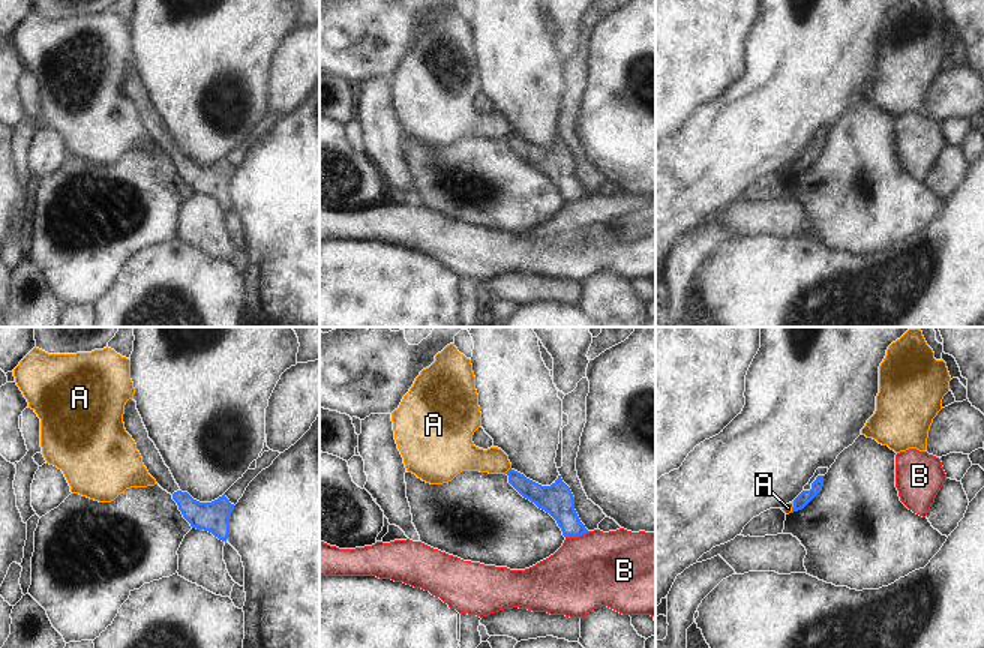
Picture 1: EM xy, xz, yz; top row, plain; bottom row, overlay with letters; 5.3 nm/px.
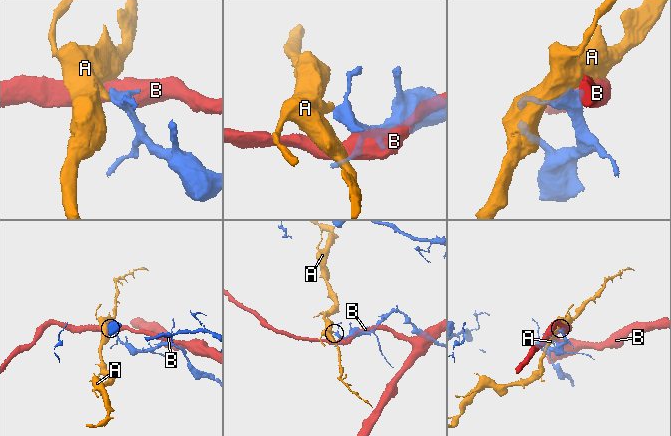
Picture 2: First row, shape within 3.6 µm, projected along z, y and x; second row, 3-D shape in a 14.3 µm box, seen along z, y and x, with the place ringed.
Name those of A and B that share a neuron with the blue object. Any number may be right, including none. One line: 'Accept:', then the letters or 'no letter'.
Accept: no letter

